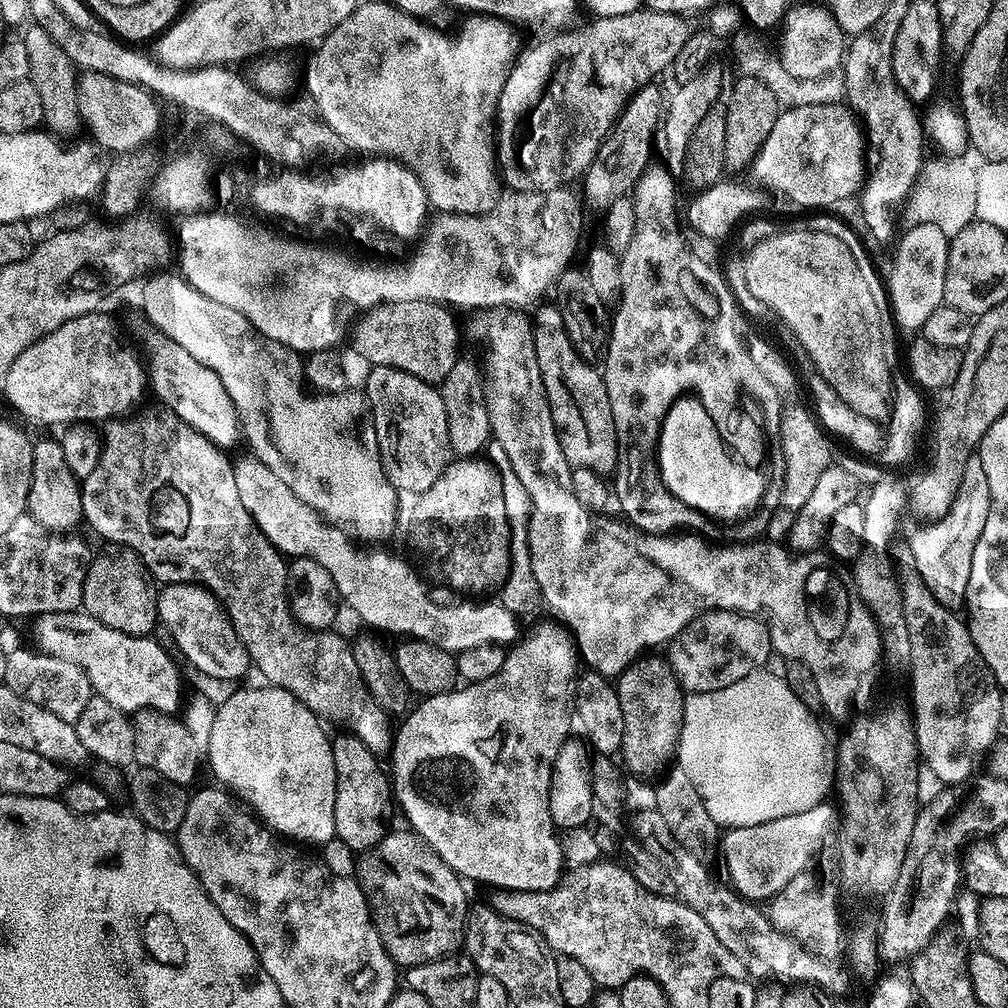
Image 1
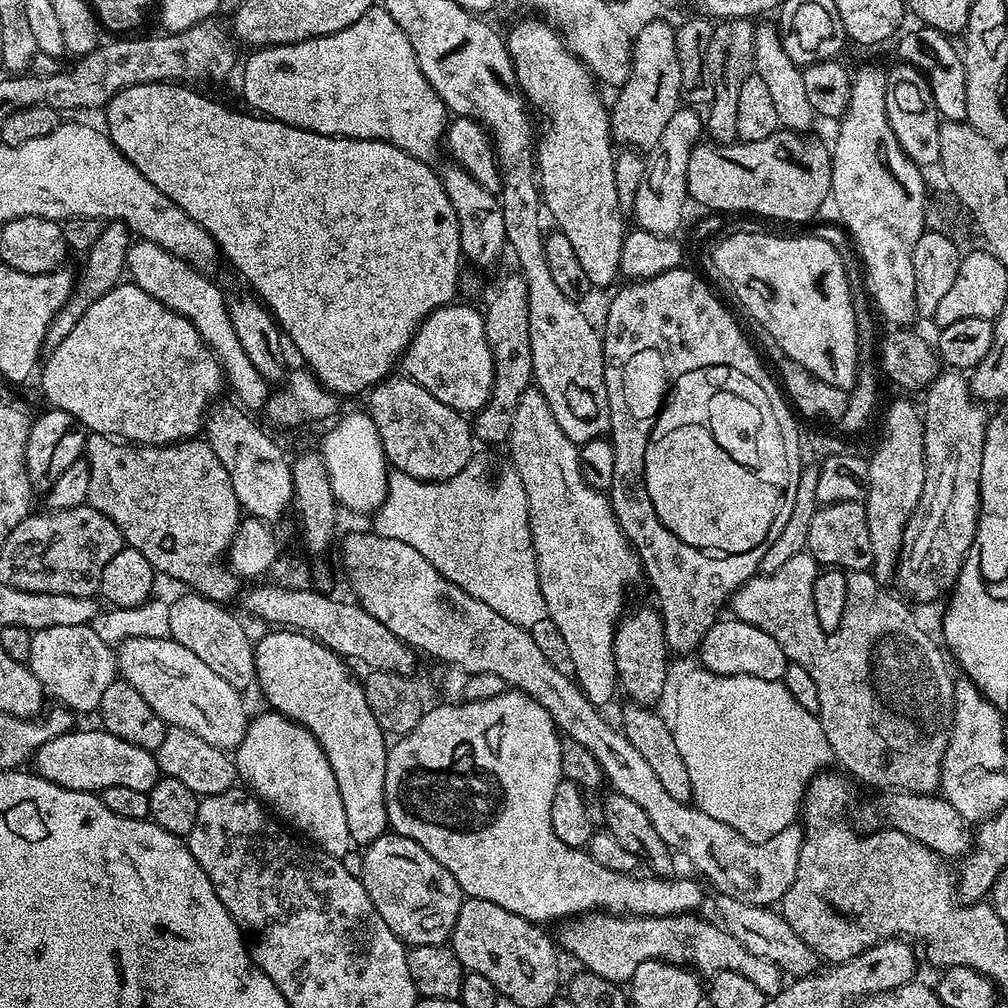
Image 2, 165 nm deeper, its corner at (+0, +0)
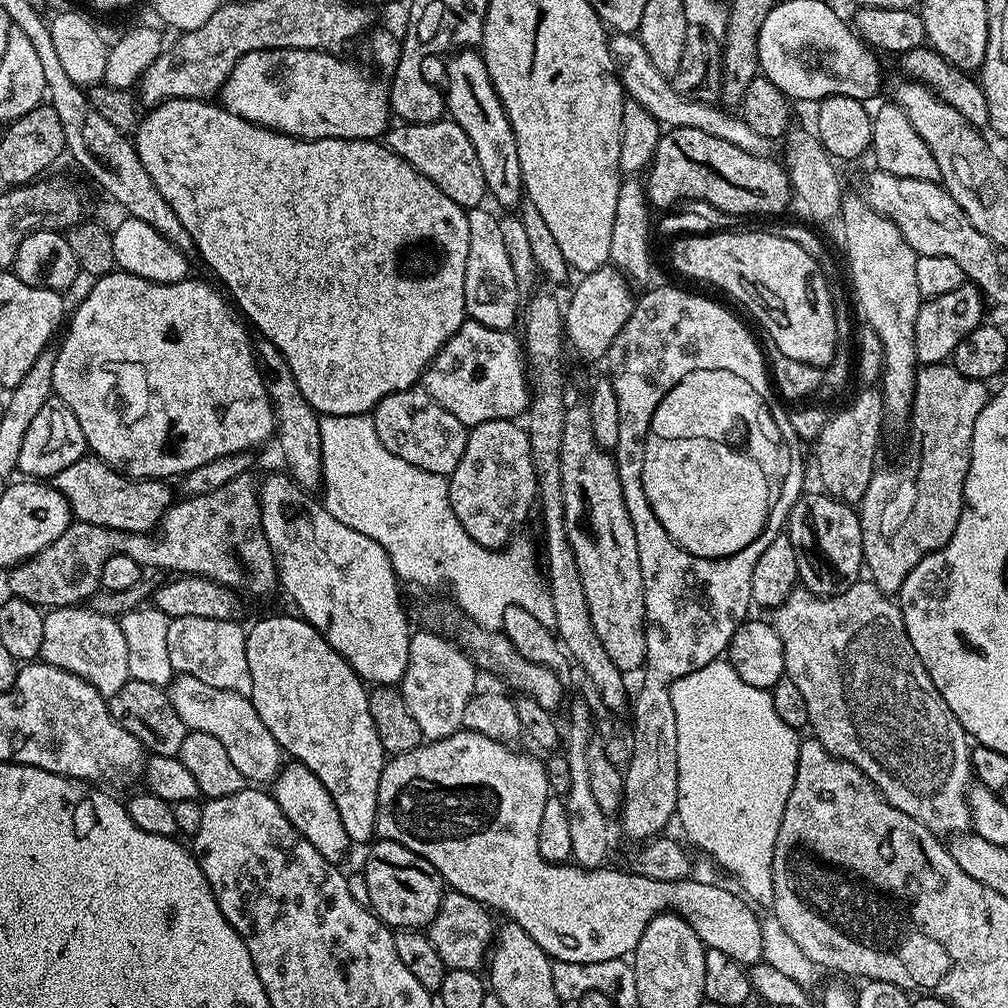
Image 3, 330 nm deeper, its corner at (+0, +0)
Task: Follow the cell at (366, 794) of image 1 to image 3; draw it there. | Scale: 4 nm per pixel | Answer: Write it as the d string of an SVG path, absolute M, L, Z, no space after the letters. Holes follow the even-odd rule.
M299 615L292 616L268 616L265 620L260 620L251 629L246 632L246 662L250 662L250 682L252 683L251 701L254 710L258 710L258 718L262 718L266 730L270 730L270 734L274 734L274 742L278 742L278 746L285 753L288 752L293 761L302 766L306 766L306 770L310 770L314 774L314 778L318 778L318 782L322 782L322 786L326 786L326 794L330 794L330 798L334 798L334 806L338 810L338 818L342 818L342 826L346 830L349 841L353 845L367 845L369 841L376 836L376 811L378 810L378 786L382 778L382 770L386 763L386 753L382 742L378 742L378 730L374 730L374 718L370 718L370 706L368 705L369 689L366 687L365 681L360 679L358 673L349 666L346 658L342 658L329 646L324 640L324 635L314 626L310 626L308 621Z

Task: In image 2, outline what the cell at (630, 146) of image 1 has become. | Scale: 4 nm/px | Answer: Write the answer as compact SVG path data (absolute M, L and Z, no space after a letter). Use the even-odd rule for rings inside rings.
M659 18L649 22L634 35L632 73L615 93L616 101L610 104L612 139L617 145L629 144L632 150L654 147L682 104L682 66L678 66L676 28L664 20Z

